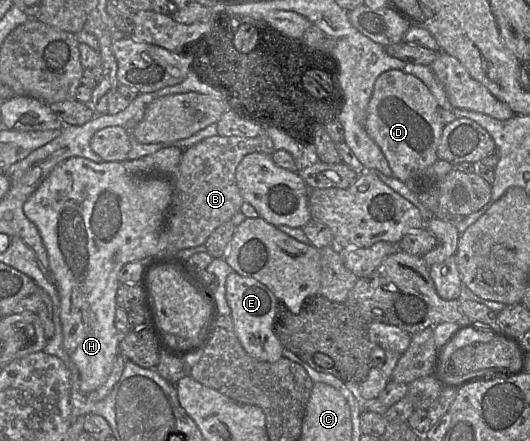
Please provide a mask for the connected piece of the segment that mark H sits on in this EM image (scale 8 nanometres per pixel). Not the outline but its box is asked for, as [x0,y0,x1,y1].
[23,147,183,394]

